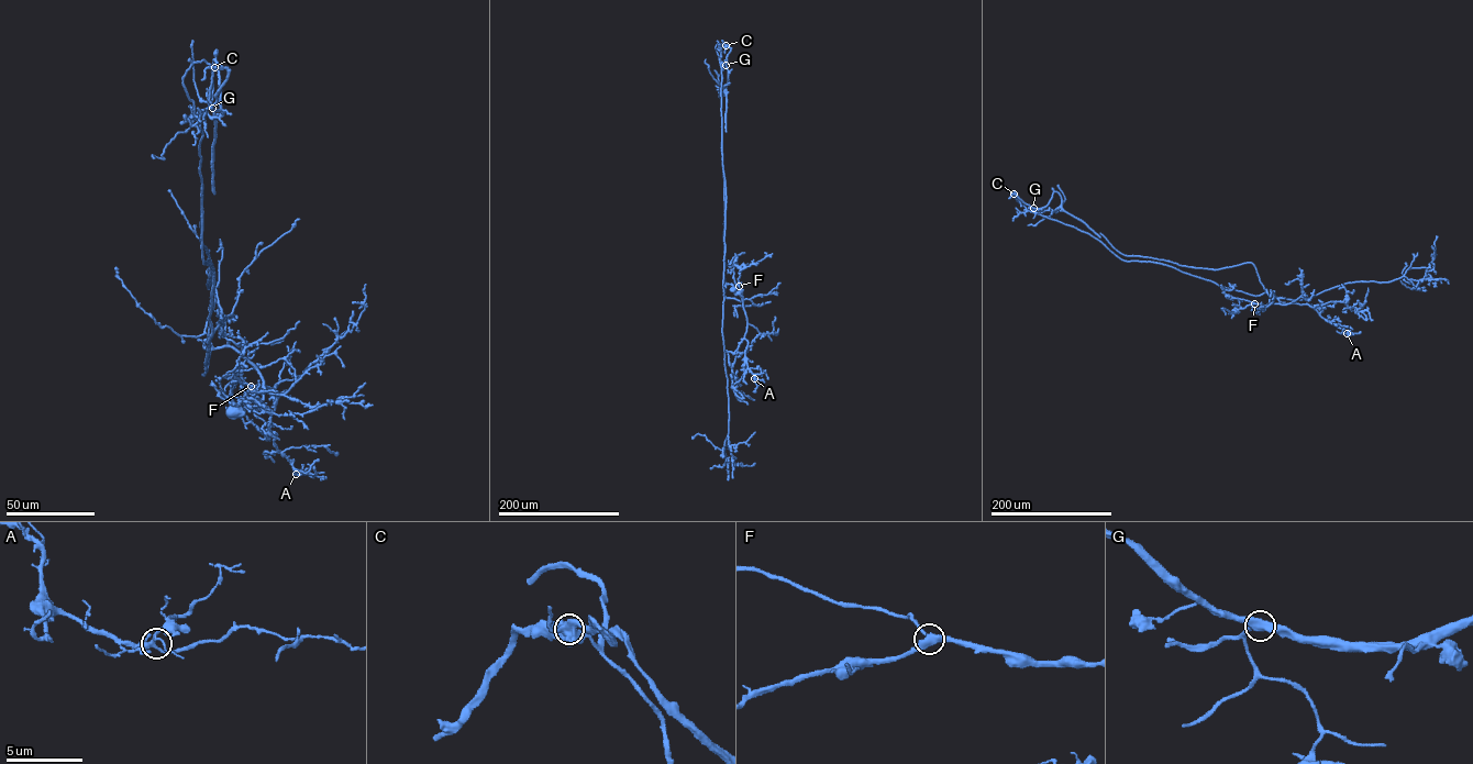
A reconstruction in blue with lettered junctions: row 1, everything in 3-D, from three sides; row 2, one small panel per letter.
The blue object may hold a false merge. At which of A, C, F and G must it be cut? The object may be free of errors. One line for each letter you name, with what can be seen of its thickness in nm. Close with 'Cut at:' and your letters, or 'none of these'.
C: calibre 600 nm
Cut at: C

